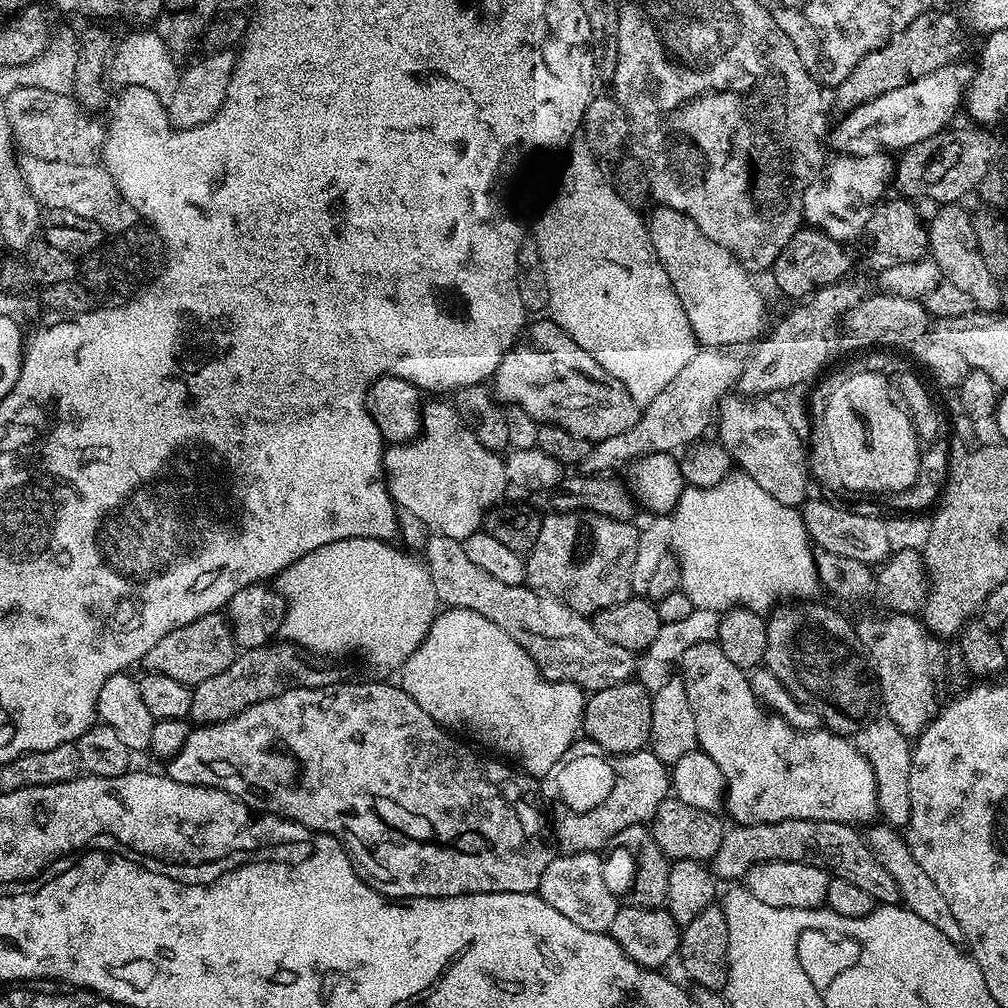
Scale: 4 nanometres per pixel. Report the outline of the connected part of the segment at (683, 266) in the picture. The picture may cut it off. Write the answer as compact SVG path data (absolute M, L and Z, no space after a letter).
M655 205L649 211L646 223L651 245L670 275L680 305L686 310L691 330L703 347L747 345L763 333L764 300L743 261L706 237L684 211Z

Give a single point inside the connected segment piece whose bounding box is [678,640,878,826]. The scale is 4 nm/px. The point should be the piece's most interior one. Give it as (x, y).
(773, 772)

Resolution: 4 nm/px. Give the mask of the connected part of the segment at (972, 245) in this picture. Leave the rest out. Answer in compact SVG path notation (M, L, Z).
M959 203L946 204L937 207L936 217L928 224L928 247L931 259L940 267L941 277L954 286L966 290L970 294L973 305L979 311L999 313L1000 288L997 277L990 274L990 266L982 259L982 250L978 250L978 238L974 234L972 225L972 212L969 209L960 208Z

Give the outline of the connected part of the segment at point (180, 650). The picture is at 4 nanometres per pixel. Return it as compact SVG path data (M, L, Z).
M223 611L211 612L186 626L178 626L178 630L170 630L166 638L160 639L151 650L146 650L142 668L145 673L166 674L166 678L174 678L174 682L194 686L206 682L206 678L213 674L222 674L237 655L236 639L227 615Z

